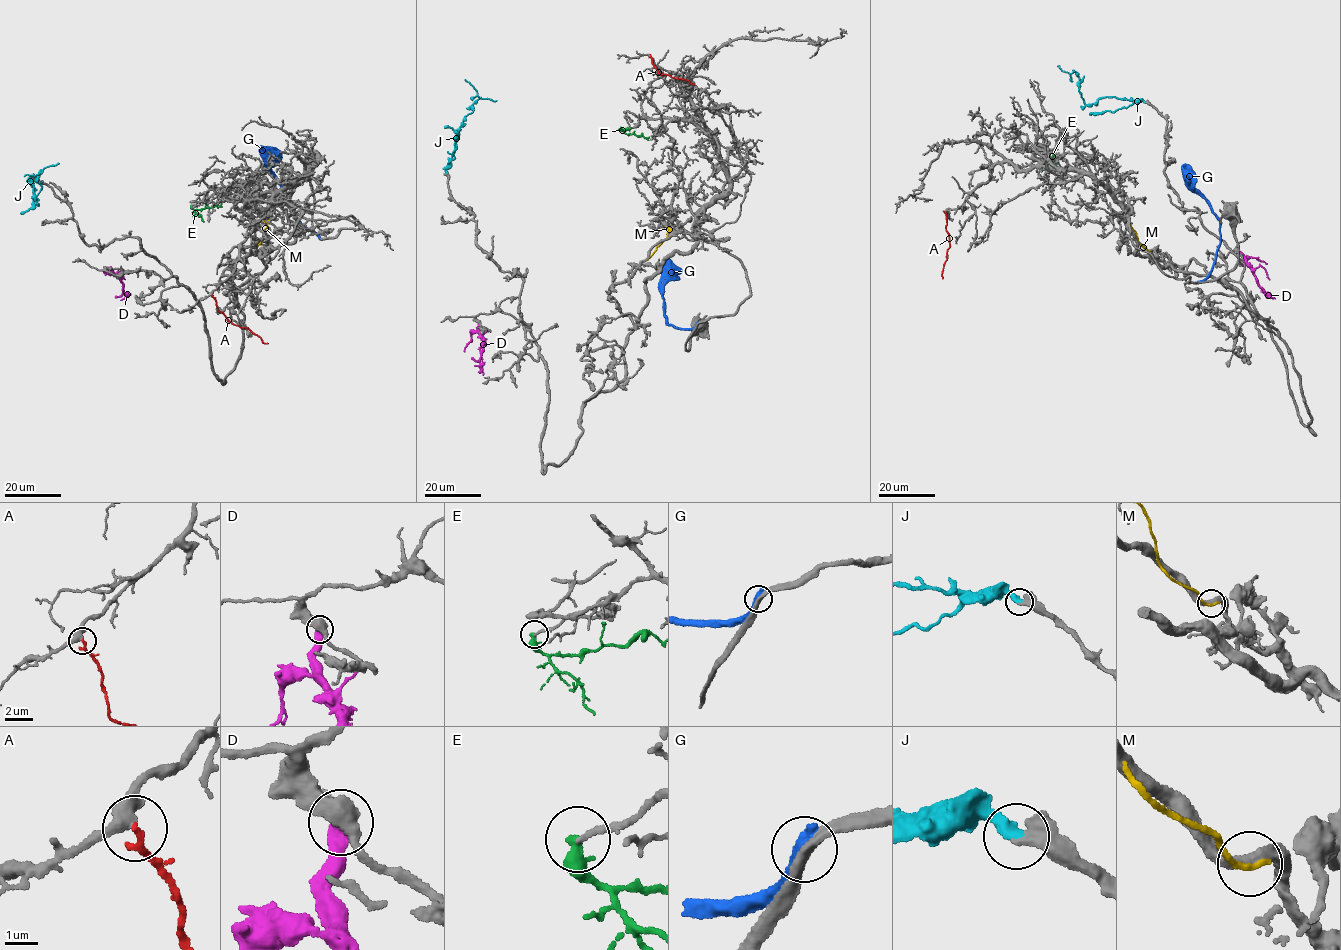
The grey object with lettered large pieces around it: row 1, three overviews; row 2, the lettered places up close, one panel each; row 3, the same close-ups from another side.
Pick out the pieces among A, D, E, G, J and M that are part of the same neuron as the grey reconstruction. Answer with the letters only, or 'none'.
J

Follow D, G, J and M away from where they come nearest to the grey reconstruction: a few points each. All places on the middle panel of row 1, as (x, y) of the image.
D: (479, 322), (477, 329), (483, 340), (479, 362), (483, 375)
G: (697, 324), (690, 328), (679, 328), (668, 323), (662, 295), (664, 259)
J: (447, 173), (447, 165), (464, 117), (473, 111), (471, 105), (478, 98), (477, 91), (465, 79)
M: (647, 259), (667, 236), (667, 226)

